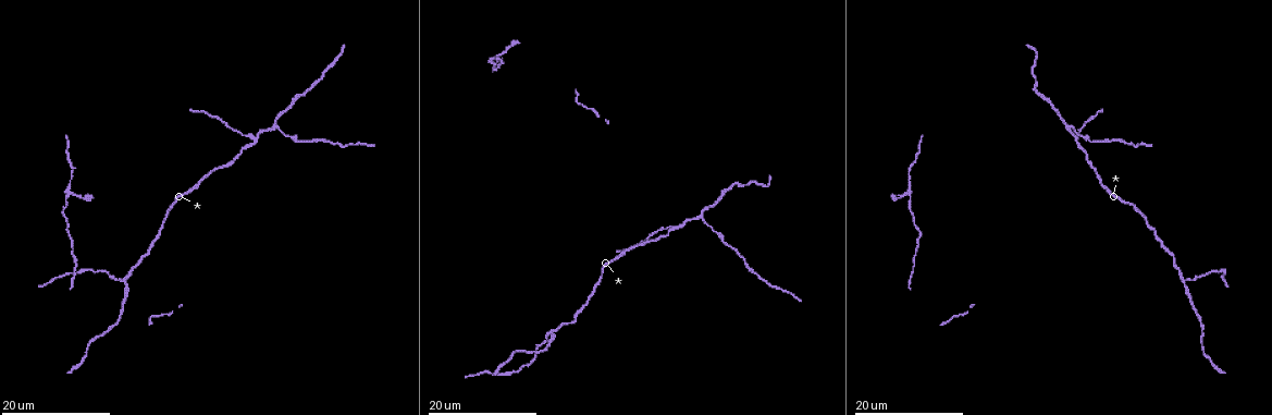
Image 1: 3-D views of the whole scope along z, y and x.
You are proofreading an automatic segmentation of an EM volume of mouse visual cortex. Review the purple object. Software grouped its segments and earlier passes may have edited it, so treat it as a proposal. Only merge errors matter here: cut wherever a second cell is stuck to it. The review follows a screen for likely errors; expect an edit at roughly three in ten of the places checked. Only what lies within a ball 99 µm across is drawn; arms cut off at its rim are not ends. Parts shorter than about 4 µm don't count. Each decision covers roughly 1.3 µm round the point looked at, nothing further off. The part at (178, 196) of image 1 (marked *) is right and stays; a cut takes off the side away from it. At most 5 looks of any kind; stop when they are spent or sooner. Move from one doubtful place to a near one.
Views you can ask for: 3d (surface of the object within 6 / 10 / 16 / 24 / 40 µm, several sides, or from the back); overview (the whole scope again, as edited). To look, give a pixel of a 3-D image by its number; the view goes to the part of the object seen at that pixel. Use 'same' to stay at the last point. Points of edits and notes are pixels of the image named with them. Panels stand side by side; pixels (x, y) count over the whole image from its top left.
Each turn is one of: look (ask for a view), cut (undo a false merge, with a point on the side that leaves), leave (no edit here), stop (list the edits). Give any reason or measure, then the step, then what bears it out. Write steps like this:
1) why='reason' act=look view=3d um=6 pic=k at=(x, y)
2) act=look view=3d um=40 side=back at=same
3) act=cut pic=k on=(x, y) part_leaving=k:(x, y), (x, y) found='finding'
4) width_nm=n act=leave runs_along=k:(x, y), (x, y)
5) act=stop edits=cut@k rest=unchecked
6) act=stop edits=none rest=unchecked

why='calibre changes' act=look view=3d um=24 pic=1 at=(742, 185)

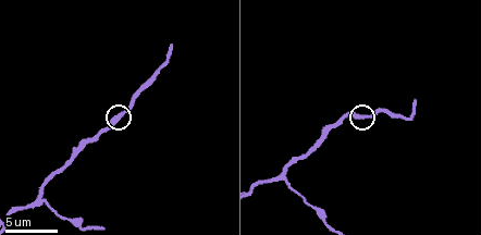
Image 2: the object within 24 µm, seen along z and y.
why='closer look' act=look view=3d um=6 pic=2 at=(118, 115)

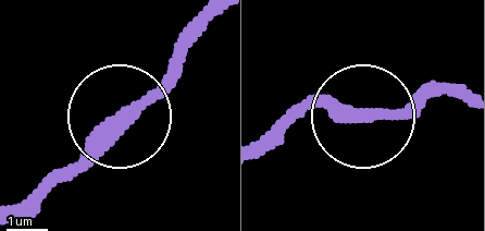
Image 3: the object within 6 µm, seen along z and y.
act=leave found='one cell here'

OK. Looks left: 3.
why='three arms meet' act=look view=3d um=16 pic=1 at=(258, 138)

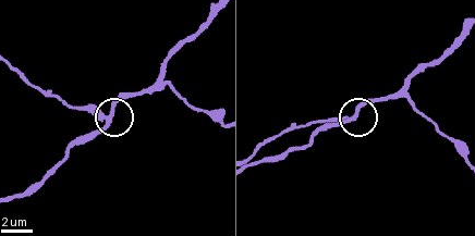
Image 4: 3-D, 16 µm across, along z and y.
act=look view=3d um=10 pic=4 at=(109, 118)

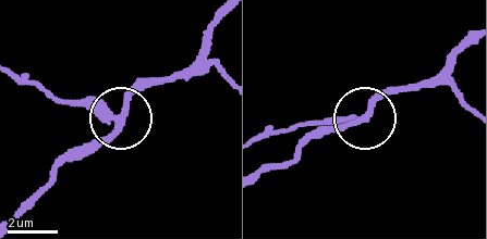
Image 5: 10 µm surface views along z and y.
arms=3 act=cut pic=5 on=(87, 100) found='two cells meet here'

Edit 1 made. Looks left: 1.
act=stop edits=cut@5 rest=unchecked

